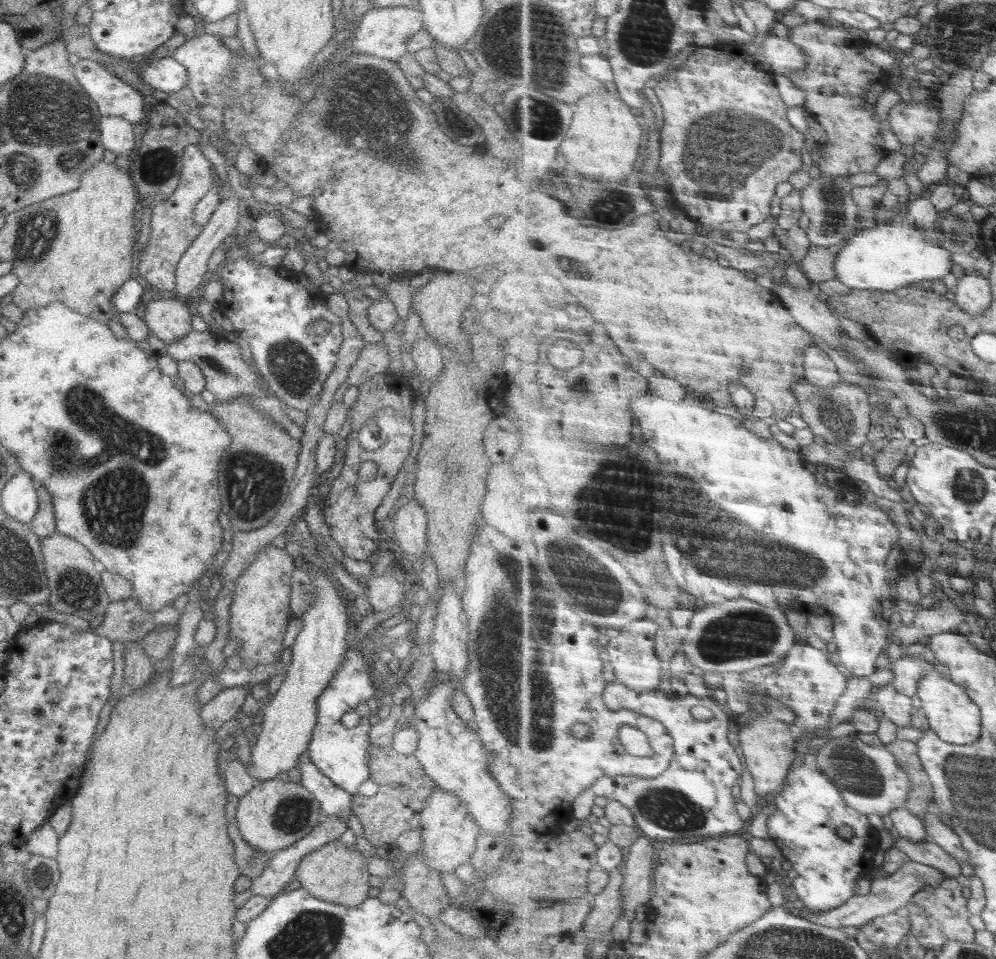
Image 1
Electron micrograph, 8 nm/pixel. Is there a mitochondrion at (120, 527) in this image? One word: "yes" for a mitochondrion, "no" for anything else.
yes

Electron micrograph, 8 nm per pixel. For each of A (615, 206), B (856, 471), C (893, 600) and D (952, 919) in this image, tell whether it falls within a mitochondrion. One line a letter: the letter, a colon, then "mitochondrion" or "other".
A: mitochondrion
B: other
C: other
D: other

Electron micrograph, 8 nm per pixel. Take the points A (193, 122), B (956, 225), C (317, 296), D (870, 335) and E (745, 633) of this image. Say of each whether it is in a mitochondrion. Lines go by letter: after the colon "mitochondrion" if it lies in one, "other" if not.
A: other
B: mitochondrion
C: other
D: other
E: mitochondrion

